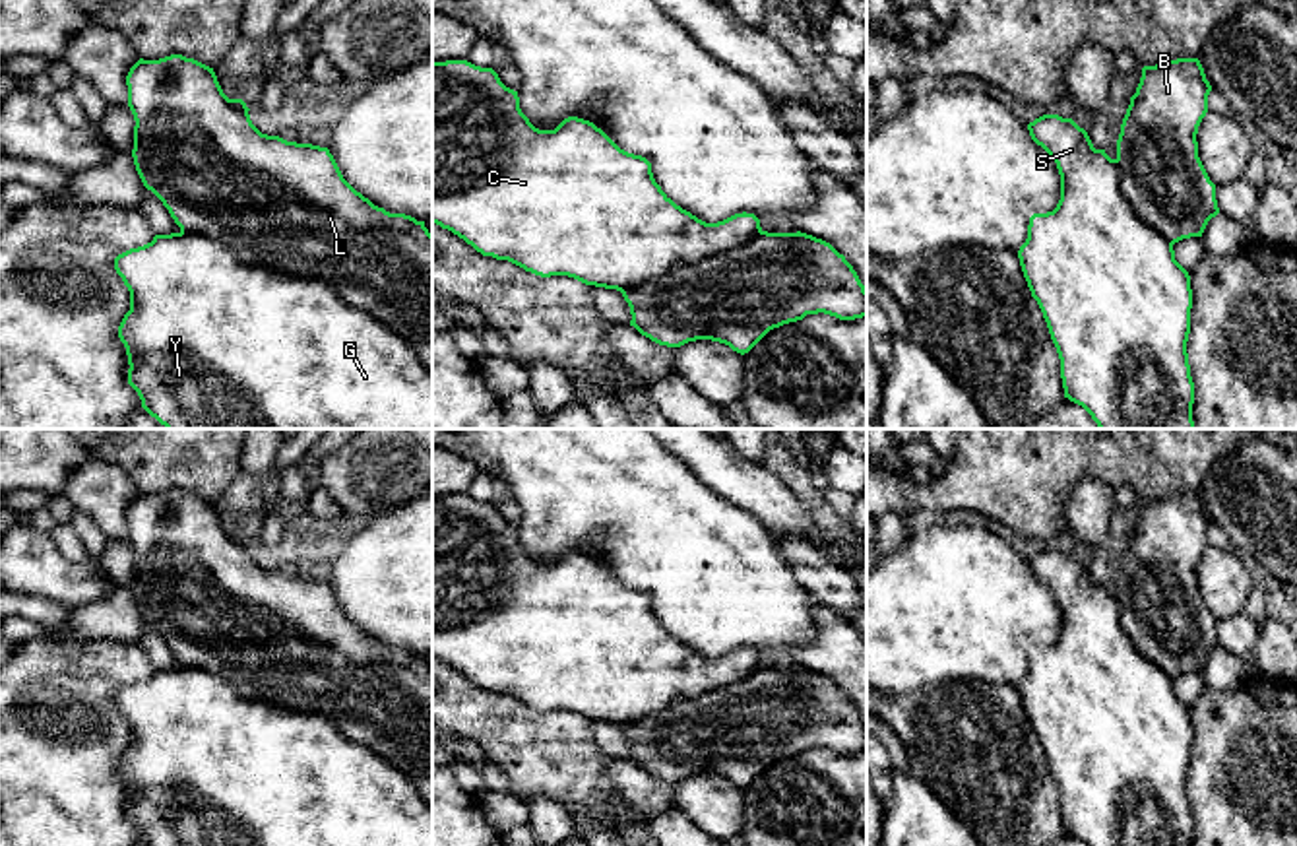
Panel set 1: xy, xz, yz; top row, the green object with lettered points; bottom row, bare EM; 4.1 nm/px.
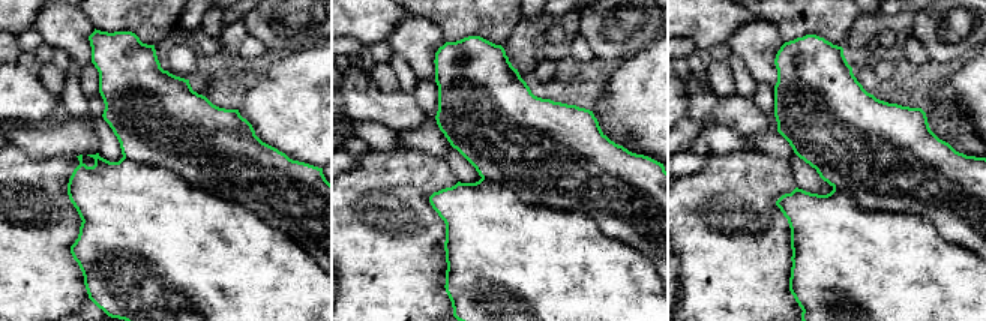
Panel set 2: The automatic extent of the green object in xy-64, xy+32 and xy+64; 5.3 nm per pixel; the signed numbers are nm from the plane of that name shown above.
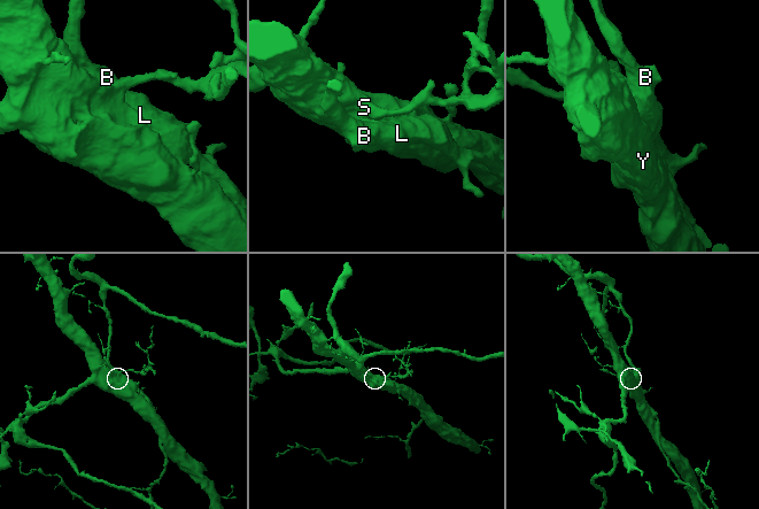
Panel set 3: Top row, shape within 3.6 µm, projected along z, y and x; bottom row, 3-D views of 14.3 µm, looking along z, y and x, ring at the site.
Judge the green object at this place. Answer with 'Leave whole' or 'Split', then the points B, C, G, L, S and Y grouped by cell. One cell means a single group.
Split. Groups: B L / C G S Y

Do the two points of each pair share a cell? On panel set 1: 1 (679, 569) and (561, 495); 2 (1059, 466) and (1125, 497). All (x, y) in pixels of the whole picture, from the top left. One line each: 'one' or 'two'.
1: one
2: two

